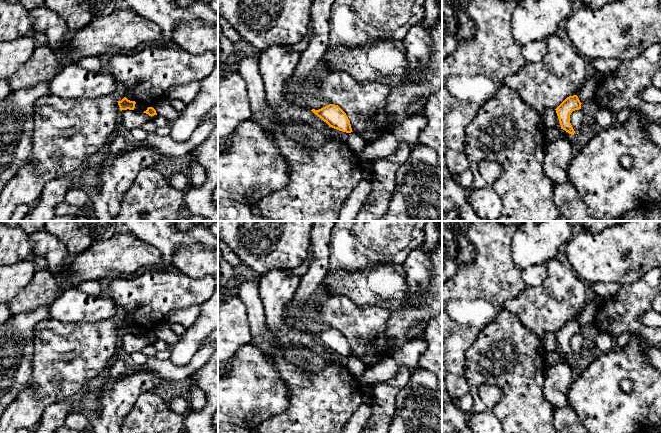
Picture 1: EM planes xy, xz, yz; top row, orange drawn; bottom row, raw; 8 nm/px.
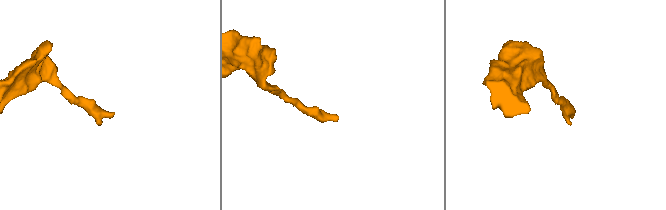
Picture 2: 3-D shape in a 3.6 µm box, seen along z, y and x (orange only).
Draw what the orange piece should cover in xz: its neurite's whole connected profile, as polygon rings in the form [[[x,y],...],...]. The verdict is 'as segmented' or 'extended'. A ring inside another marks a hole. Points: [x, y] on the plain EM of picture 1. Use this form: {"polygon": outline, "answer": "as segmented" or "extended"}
{"polygon": [[[329,328],[319,334],[311,335],[330,351],[346,357],[353,356],[346,337],[338,329]]], "answer": "as segmented"}

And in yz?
{"polygon": [[[577,319],[567,321],[555,334],[561,349],[561,353],[571,359],[575,355],[570,347],[570,339],[573,335],[581,333],[581,326]]], "answer": "as segmented"}

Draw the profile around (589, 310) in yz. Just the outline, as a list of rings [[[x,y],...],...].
[[[594,294],[588,298],[586,304],[582,308],[581,314],[577,317],[581,327],[593,324],[598,308],[602,304],[603,300],[603,297]]]

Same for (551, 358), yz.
[[[547,352],[545,355],[546,366],[553,366],[562,360],[561,352]]]

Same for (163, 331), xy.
[[[164,322],[159,323],[153,332],[157,338],[166,342],[170,348],[175,346],[180,340],[180,336],[176,335],[171,326]]]

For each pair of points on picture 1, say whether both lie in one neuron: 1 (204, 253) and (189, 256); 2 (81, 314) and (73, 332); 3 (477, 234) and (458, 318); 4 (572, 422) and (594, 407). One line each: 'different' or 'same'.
1: same
2: different
3: same
4: different

